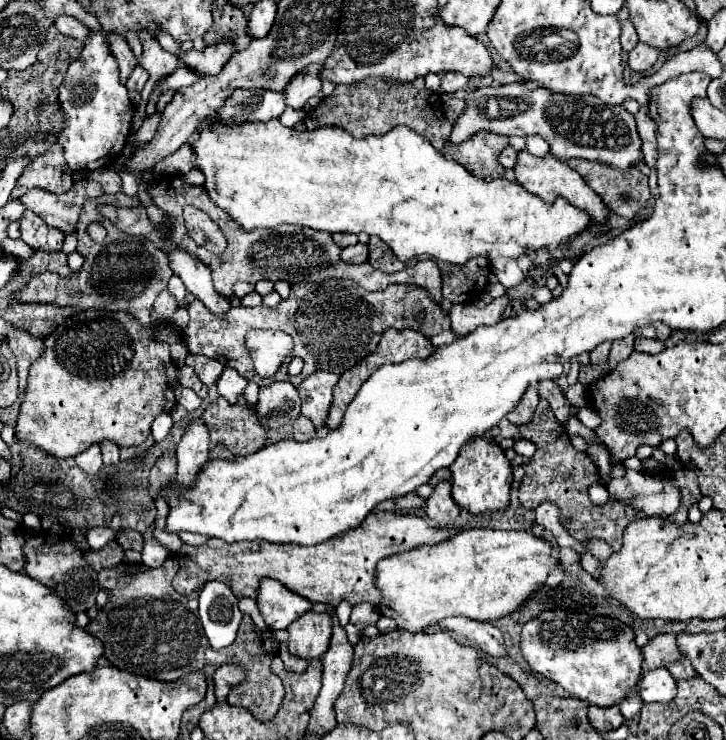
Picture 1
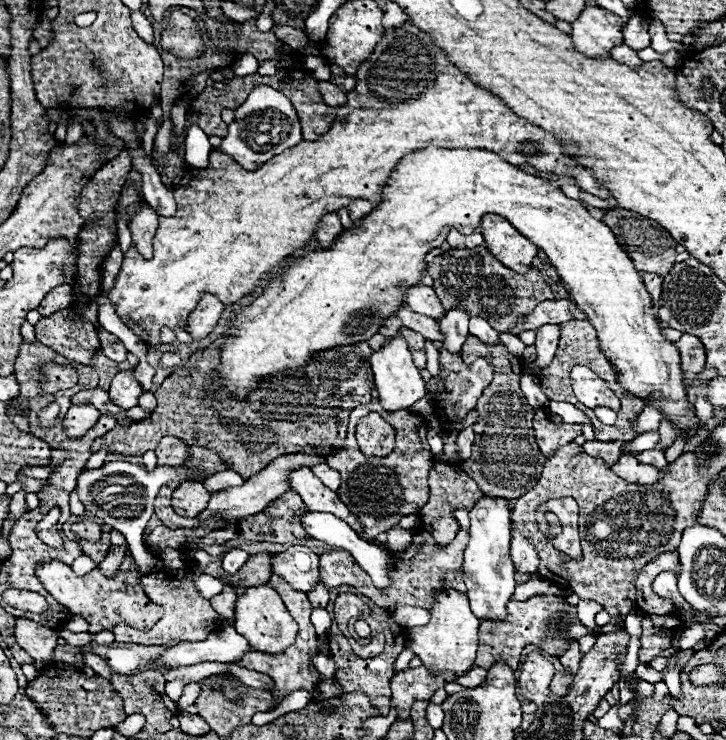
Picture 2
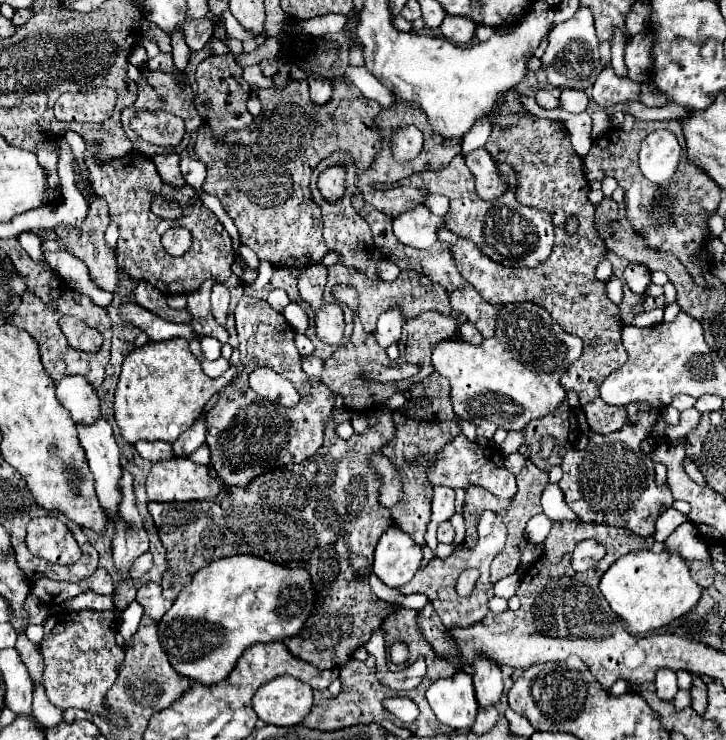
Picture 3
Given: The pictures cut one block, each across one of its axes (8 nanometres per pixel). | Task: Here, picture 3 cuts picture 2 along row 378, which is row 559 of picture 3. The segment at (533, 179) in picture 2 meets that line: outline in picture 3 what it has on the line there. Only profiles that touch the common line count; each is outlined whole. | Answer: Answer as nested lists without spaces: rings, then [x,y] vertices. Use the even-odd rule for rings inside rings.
[[[640,550],[618,558],[602,576],[600,590],[610,608],[636,636],[644,636],[650,630],[666,626],[668,622],[684,616],[698,604],[702,596],[702,588],[692,580],[684,558],[668,550]],[[250,554],[212,560],[208,566],[200,568],[192,576],[190,584],[182,588],[172,608],[158,622],[160,644],[168,656],[168,662],[180,676],[186,676],[206,686],[218,684],[232,672],[236,660],[252,644],[284,640],[290,638],[292,634],[298,634],[302,622],[314,608],[314,600],[316,600],[314,586],[310,582],[310,576],[302,568],[278,566]]]

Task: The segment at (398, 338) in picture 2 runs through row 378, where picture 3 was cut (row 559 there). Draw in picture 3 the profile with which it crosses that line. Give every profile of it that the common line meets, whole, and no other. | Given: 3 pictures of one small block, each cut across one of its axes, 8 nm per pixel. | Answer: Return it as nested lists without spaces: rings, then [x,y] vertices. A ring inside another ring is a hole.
[[[392,526],[382,534],[374,552],[374,574],[388,588],[400,588],[410,582],[420,564],[420,546],[406,532]]]

